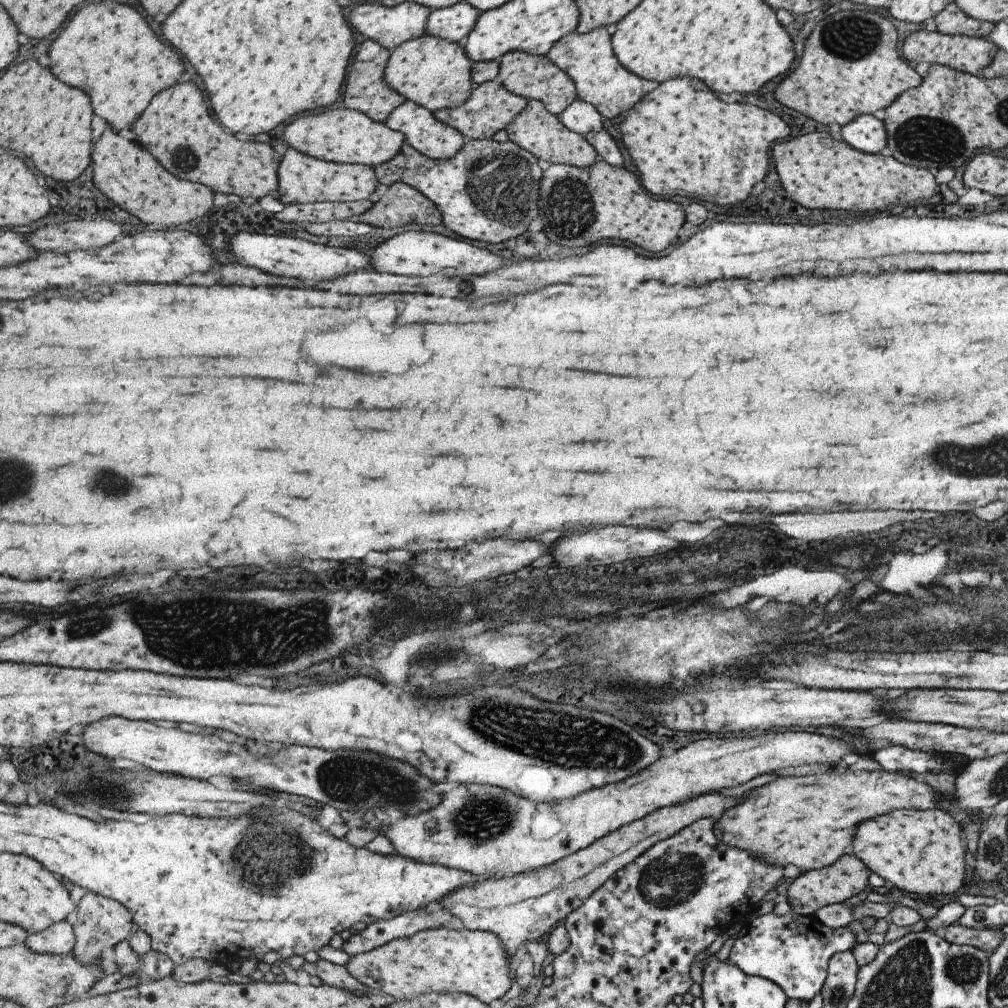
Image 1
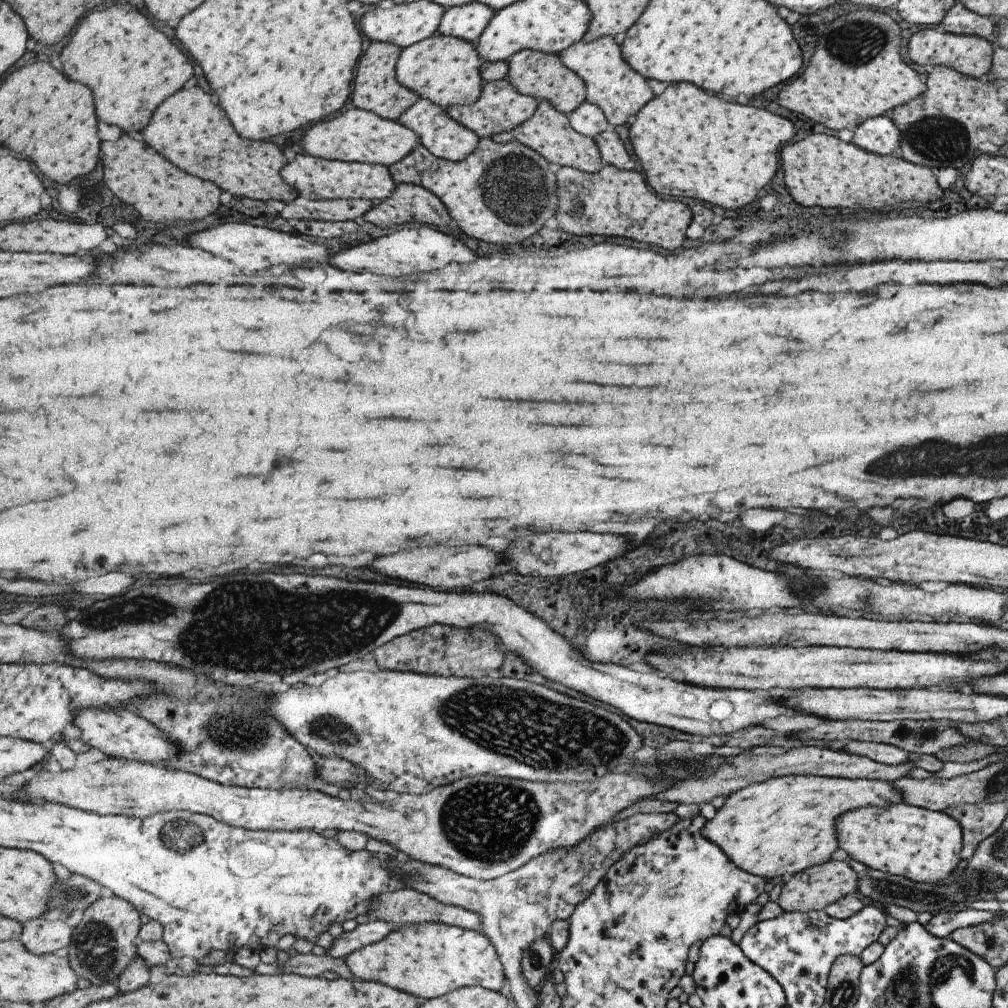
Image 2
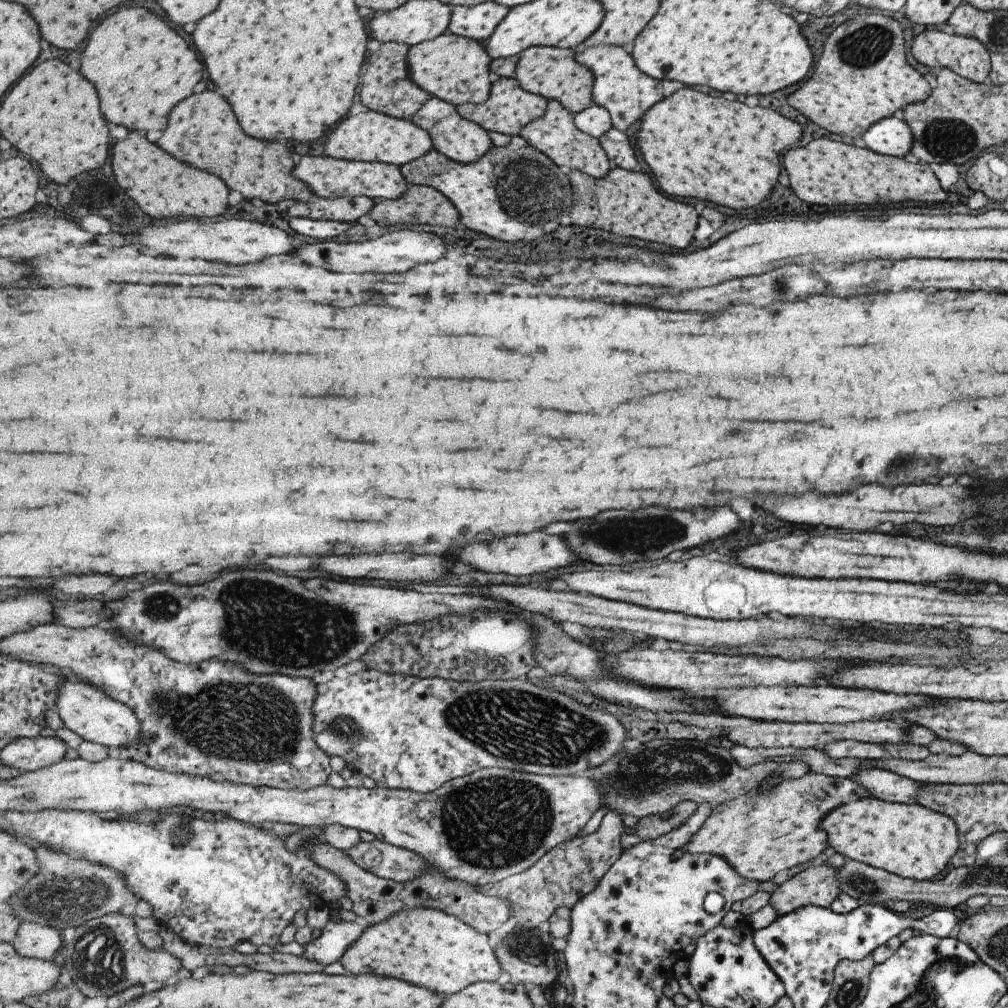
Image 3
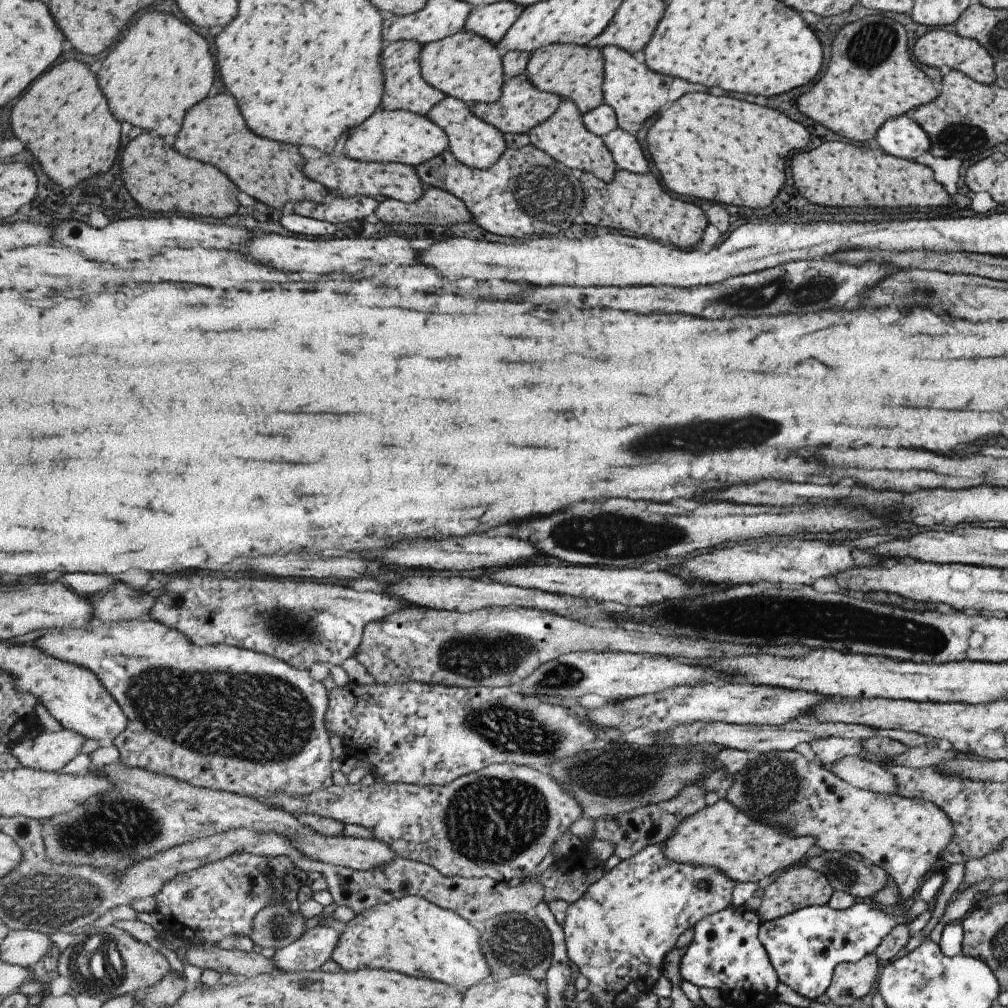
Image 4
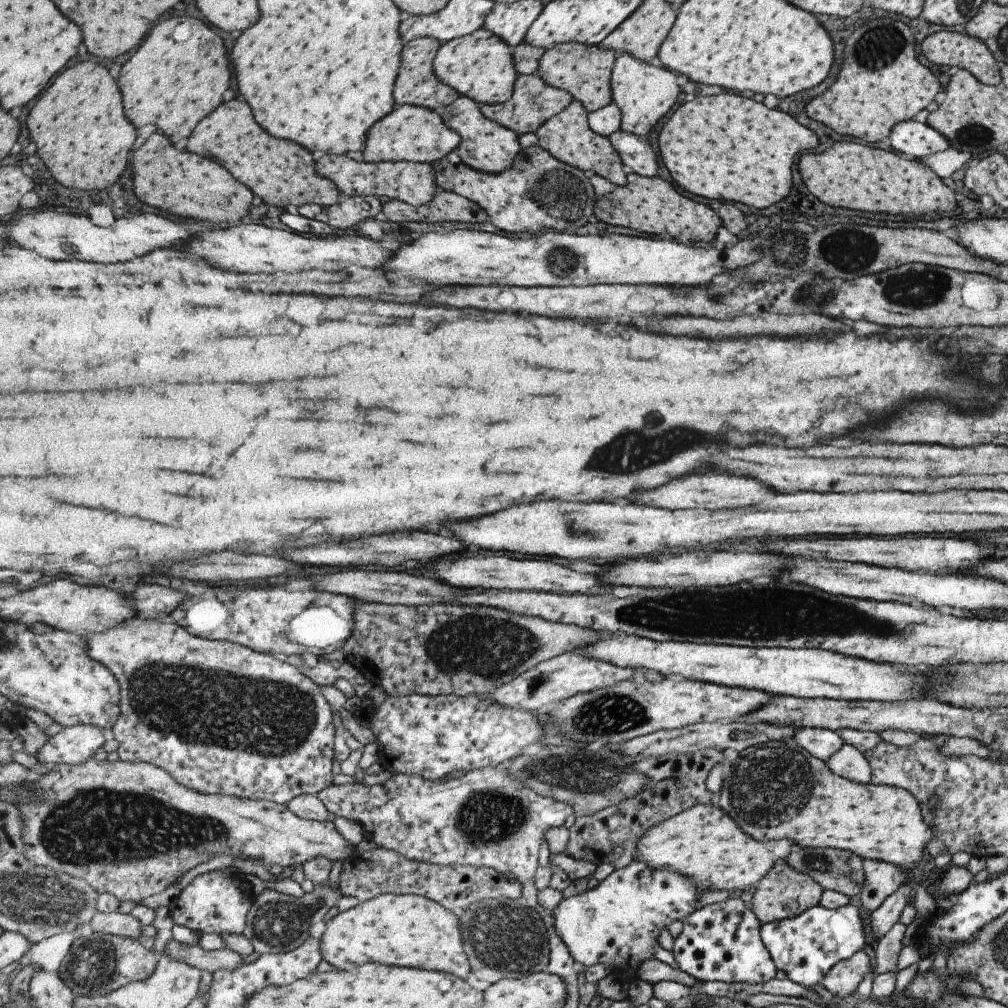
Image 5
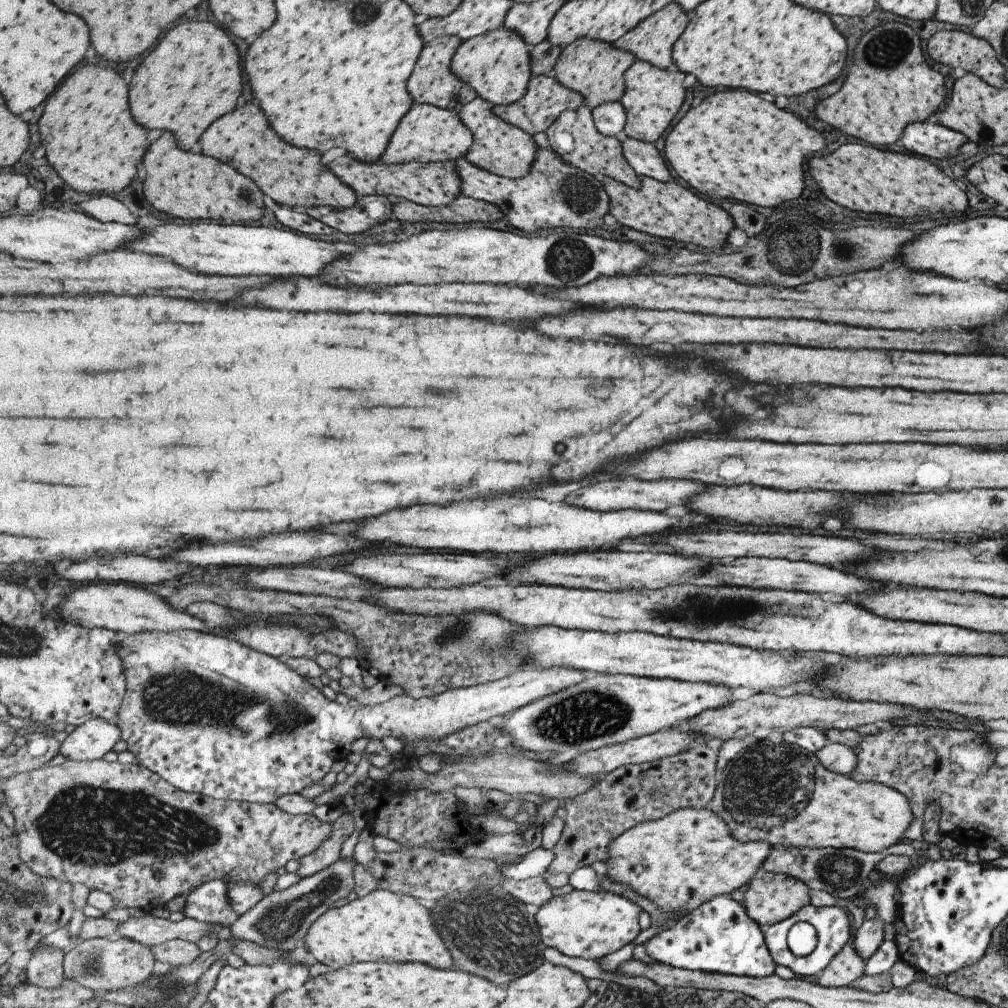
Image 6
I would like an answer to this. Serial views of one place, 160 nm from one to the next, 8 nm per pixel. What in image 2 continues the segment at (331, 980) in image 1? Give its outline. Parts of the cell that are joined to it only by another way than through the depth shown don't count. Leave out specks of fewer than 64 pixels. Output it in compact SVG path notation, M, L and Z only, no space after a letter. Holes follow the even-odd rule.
M311 952L297 953L278 968L283 973L297 973L306 977L321 977L325 972L335 972L346 979L354 976L346 959L336 959L327 953L319 956Z

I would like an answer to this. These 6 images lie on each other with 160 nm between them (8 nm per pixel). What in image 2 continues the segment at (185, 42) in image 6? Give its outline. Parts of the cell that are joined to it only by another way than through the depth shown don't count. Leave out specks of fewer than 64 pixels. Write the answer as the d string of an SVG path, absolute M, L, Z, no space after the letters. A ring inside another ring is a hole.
M115 4L87 16L61 58L71 78L95 90L99 120L117 124L125 132L147 128L155 110L179 92L195 72L189 56L131 4Z

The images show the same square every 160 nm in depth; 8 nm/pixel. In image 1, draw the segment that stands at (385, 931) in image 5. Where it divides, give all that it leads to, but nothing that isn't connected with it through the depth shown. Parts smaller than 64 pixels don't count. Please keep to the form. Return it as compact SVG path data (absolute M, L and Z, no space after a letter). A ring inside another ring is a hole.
M439 928L389 942L371 952L353 955L345 965L362 984L398 1000L432 993L461 992L491 1004L493 1000L505 998L511 990L510 961L505 942L493 932L466 928L459 932Z

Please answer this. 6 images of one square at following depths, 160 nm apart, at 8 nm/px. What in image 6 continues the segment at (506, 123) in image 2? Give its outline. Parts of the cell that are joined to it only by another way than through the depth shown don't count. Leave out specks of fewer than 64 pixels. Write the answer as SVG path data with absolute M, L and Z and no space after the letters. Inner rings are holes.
M553 74L539 75L532 78L525 98L510 106L494 105L494 111L507 122L513 123L531 134L537 134L537 132L548 131L566 111L583 107L583 101L584 98L580 92L566 87Z

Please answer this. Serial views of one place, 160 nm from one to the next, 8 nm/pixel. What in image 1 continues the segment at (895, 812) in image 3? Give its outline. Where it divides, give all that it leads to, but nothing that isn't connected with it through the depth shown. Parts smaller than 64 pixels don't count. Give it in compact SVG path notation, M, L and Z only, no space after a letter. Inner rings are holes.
M931 808L931 810L913 810L913 809L900 809L893 810L893 812L889 812L885 815L881 815L875 818L869 818L869 820L863 820L857 828L855 828L855 834L853 834L853 842L851 842L851 850L850 854L857 856L865 867L870 871L870 873L874 873L883 881L885 884L890 887L893 891L899 894L907 895L907 896L925 896L925 898L931 898L933 895L937 896L946 896L947 894L954 894L957 892L959 888L964 886L964 854L965 854L965 843L963 842L962 836L962 828L958 825L958 821L955 815L944 811L943 809L935 809Z

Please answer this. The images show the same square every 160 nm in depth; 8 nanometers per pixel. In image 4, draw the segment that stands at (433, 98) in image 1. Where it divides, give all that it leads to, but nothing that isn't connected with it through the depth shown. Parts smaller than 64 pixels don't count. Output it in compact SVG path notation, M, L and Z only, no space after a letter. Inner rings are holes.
M463 30L443 40L427 43L422 50L422 73L431 86L442 90L447 96L463 99L470 105L497 102L503 94L506 84L506 72L504 70L503 53L498 44L492 43L483 35L475 31Z

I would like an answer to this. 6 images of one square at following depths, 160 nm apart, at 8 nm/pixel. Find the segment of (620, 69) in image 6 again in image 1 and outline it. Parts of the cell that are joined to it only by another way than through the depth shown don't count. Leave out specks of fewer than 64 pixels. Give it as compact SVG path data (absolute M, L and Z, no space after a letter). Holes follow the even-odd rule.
M513 51L500 58L500 81L516 95L539 99L546 104L551 114L560 115L578 99L575 81L562 68L559 68L547 55L532 55L523 51Z

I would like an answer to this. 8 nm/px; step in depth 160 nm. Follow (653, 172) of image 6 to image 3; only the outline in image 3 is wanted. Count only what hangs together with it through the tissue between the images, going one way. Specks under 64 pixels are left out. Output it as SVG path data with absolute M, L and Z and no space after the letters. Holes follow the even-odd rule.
M611 129L605 135L597 138L601 148L605 151L611 166L625 170L640 171L641 166L635 158L635 152L627 141L624 132Z

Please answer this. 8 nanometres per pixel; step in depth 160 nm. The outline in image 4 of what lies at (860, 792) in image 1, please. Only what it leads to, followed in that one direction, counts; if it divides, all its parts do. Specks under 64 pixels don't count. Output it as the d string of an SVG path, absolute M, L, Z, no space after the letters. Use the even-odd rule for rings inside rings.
M721 797L715 804L706 805L673 828L666 843L663 843L663 856L669 862L713 866L737 883L757 883L765 876L803 859L814 850L814 842L815 838L811 836L787 834L783 826L751 820L745 812L737 810L729 800Z

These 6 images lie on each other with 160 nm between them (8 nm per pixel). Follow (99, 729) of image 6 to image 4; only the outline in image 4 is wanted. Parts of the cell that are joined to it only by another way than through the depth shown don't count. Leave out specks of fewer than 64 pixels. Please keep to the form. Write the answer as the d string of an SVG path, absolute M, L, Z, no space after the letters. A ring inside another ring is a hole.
M63 728L60 732L44 731L33 739L25 738L10 748L23 767L54 772L77 758L85 742L83 734Z

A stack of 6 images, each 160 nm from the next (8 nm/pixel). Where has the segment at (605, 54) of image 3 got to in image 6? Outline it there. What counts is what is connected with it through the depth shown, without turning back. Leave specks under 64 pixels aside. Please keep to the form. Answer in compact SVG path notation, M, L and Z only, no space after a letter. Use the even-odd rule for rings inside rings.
M636 60L624 74L626 90L619 102L626 112L626 123L622 136L644 143L654 143L669 126L679 106L683 104L685 74L681 71L660 69L645 61Z

